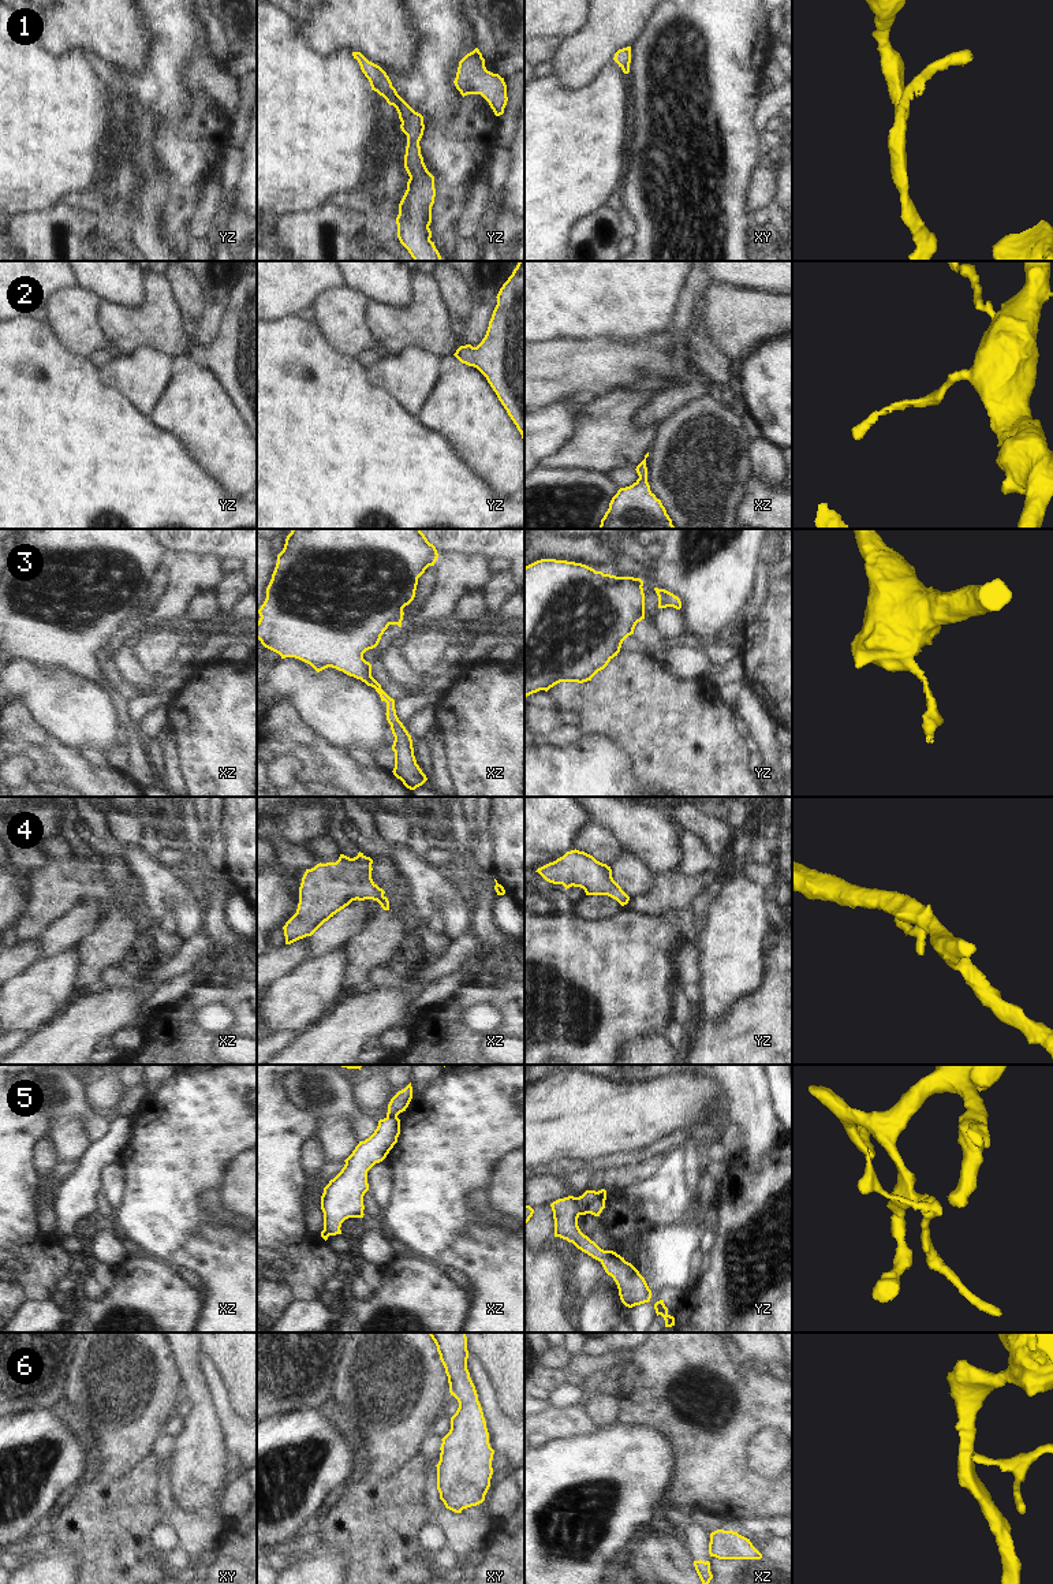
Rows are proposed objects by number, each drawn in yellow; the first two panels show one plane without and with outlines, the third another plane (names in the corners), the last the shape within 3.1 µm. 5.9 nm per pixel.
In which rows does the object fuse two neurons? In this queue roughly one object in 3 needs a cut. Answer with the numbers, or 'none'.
5, 6.

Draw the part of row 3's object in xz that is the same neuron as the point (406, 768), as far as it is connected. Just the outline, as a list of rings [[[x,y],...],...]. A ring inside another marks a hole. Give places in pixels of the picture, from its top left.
[[[292,529],[277,555],[266,599],[257,611],[261,616],[257,622],[257,638],[281,659],[299,659],[317,672],[332,667],[376,689],[381,701],[387,702],[385,715],[395,737],[392,772],[410,790],[422,786],[427,778],[417,764],[411,735],[396,715],[395,700],[371,677],[371,664],[363,659],[363,653],[378,645],[389,625],[402,627],[403,608],[414,600],[418,578],[429,566],[434,566],[437,558],[436,547],[427,541],[421,529]]]

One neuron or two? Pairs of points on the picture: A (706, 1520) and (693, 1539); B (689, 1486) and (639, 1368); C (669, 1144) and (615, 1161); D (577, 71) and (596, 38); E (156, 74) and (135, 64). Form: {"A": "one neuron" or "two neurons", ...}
{"A": "one neuron", "B": "one neuron", "C": "one neuron", "D": "one neuron", "E": "two neurons"}

